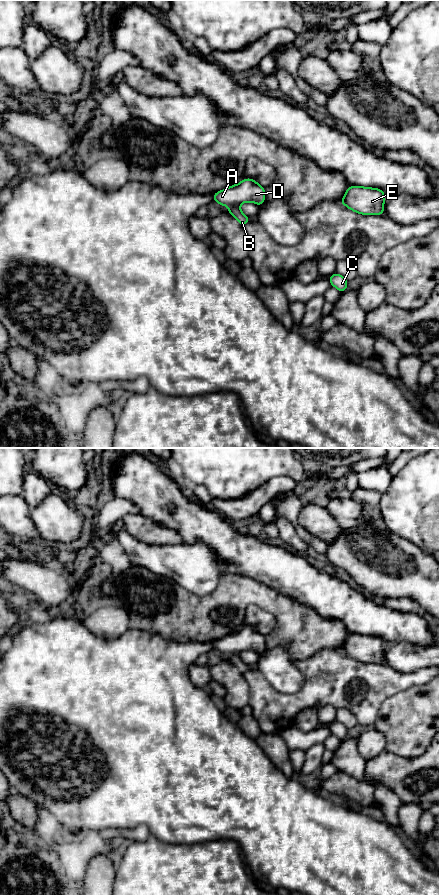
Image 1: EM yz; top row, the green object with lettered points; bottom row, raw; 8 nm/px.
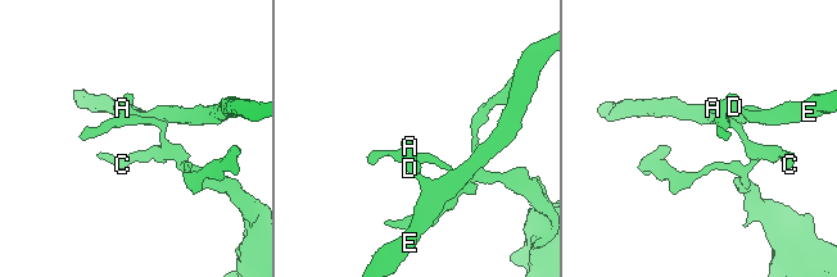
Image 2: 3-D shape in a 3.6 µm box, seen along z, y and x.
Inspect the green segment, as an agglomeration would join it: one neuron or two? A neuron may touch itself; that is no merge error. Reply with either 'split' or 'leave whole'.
split

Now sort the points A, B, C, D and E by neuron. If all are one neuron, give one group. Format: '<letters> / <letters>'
A D E / B C

